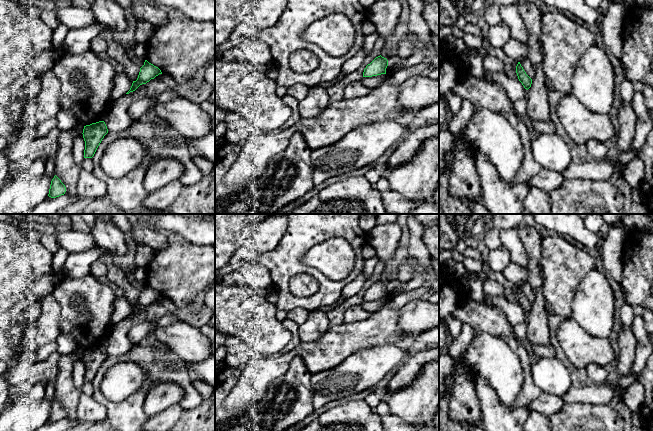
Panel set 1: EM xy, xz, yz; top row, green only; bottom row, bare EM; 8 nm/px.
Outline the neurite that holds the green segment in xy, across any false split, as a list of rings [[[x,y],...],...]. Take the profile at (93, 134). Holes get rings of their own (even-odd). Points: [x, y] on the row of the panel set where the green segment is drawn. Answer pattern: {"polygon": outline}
{"polygon": [[[104,121],[84,126],[83,138],[85,141],[84,158],[92,158],[104,136],[108,133]]]}

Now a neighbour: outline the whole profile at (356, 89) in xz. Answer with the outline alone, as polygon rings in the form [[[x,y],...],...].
[[[361,81],[351,83],[345,88],[344,98],[353,99],[360,96],[365,96],[370,92],[370,88],[362,84]]]

